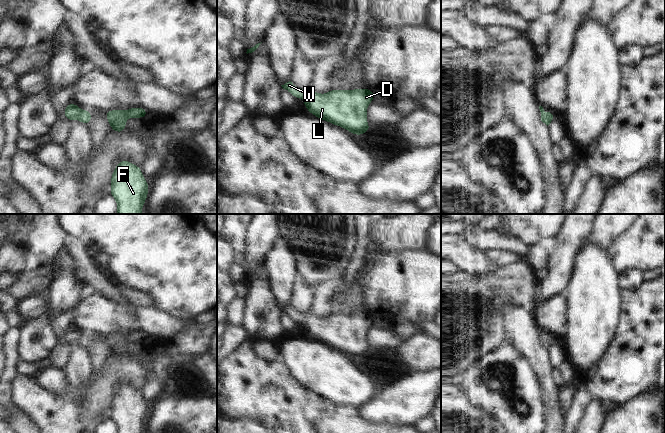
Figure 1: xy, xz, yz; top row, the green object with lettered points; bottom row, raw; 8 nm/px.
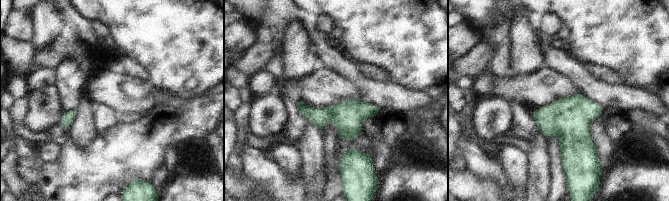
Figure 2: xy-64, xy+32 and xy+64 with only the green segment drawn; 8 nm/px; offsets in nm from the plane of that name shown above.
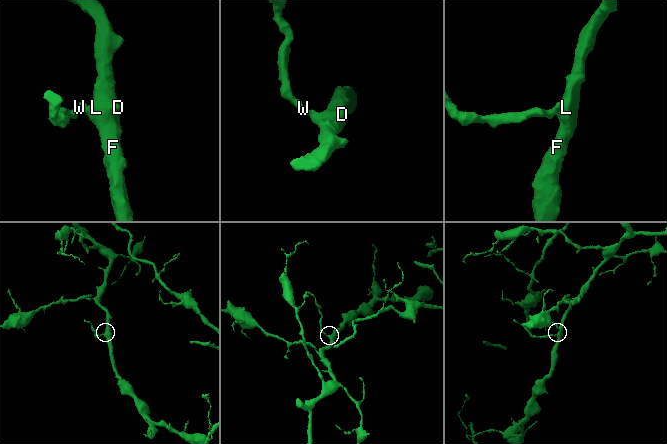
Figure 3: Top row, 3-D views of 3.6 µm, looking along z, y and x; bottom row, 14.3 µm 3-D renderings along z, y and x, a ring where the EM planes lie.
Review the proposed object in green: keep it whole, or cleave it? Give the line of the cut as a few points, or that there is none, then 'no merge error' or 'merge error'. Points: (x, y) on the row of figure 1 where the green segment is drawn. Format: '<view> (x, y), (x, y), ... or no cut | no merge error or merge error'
no cut | no merge error

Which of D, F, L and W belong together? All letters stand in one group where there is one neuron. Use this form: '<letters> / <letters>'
D F L W

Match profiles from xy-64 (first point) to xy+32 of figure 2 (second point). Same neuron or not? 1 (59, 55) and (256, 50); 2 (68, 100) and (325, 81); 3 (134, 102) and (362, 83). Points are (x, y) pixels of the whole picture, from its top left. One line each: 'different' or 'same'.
1: same
2: different
3: different

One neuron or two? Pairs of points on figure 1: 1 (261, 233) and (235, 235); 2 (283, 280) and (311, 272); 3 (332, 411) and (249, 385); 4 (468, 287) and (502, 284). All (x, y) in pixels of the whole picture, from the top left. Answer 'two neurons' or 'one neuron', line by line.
1: two neurons
2: two neurons
3: one neuron
4: one neuron

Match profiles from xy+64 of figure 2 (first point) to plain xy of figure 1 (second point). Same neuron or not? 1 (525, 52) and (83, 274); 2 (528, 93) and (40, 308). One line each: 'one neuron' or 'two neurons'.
1: two neurons
2: two neurons

